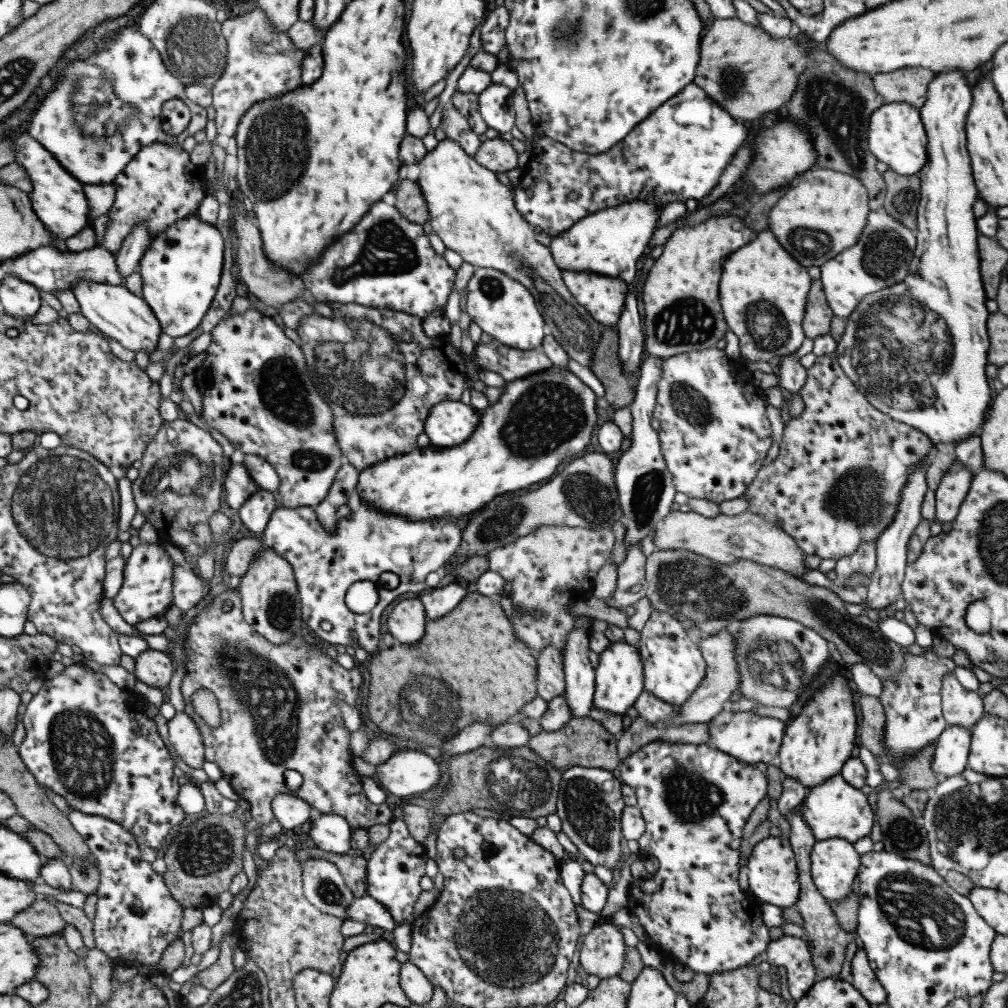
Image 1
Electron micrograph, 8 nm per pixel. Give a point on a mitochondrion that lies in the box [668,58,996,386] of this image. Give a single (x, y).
(838, 107)

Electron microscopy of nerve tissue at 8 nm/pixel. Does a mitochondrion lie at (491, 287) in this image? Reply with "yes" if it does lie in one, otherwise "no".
yes

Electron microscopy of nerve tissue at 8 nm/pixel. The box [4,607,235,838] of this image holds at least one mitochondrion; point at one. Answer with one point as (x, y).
(82, 753)

